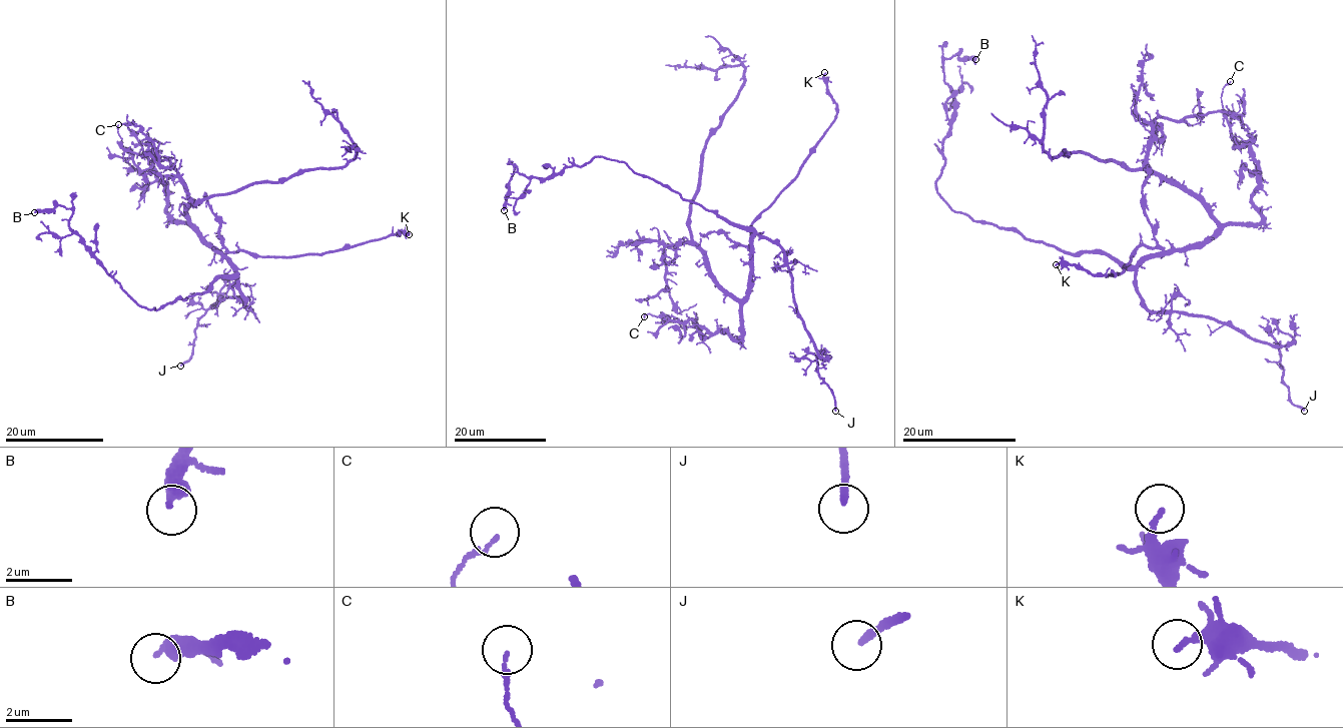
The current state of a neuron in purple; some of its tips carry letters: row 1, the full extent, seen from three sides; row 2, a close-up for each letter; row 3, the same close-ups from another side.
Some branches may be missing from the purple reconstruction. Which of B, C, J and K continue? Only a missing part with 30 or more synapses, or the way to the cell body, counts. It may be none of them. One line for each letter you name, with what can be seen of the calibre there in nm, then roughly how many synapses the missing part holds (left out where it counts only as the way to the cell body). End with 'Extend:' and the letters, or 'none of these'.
J: calibre 200 nm
Extend: J

